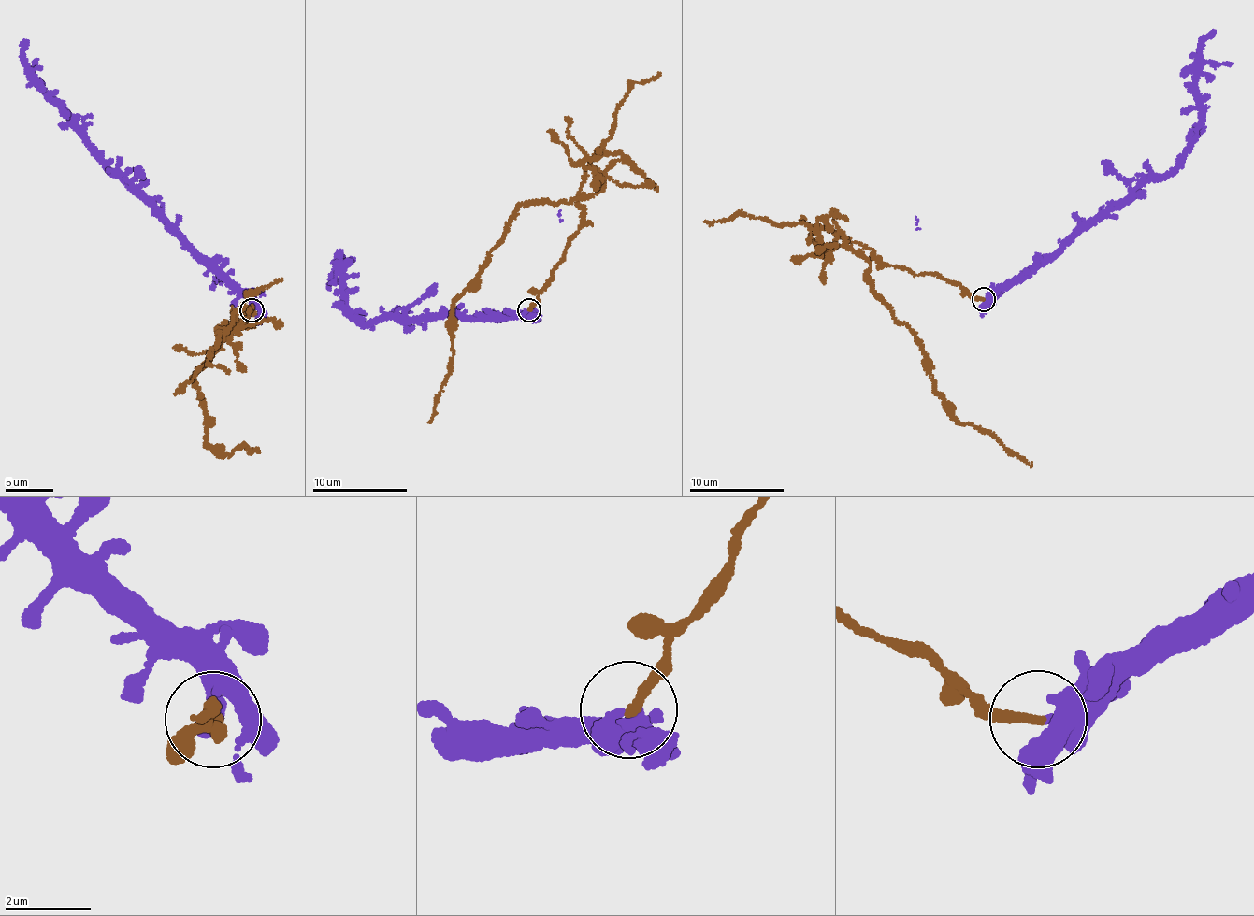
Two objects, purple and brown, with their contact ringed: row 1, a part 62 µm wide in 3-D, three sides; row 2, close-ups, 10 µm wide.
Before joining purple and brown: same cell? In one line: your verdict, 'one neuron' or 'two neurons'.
two neurons

